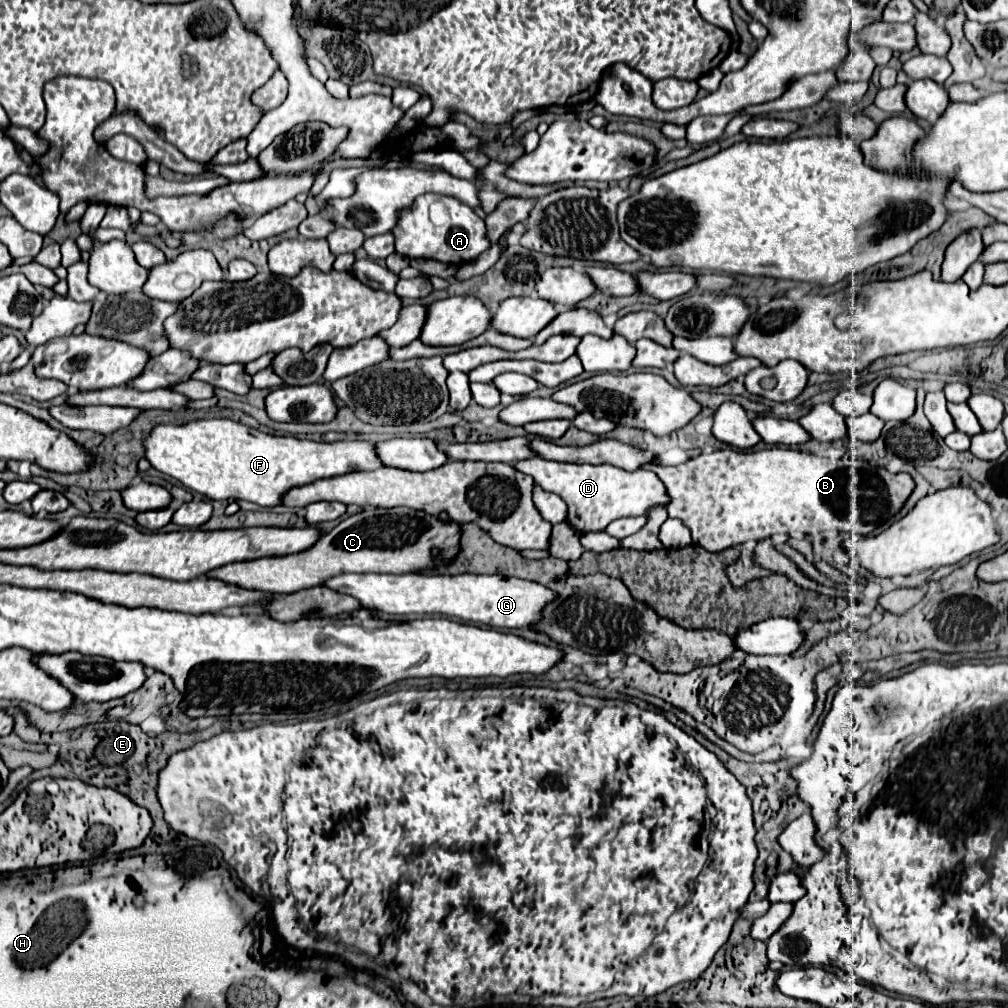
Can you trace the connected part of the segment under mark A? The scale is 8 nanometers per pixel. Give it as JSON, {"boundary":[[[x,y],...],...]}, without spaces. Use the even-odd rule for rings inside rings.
{"boundary":[[[423,194],[415,200],[411,210],[405,210],[393,228],[395,236],[395,250],[407,258],[429,258],[429,260],[439,260],[447,264],[465,264],[475,260],[481,252],[485,252],[491,242],[485,232],[485,222],[483,218],[463,204],[461,200],[455,200],[451,196],[443,194]],[[435,200],[441,200],[449,208],[449,222],[445,226],[435,226],[429,218],[429,208]]]}

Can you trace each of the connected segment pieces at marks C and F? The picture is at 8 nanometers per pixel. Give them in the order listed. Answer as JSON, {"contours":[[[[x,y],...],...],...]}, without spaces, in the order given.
{"contours":[[[[365,508],[363,512],[339,522],[333,530],[323,534],[311,548],[303,552],[291,556],[269,556],[247,562],[233,562],[207,572],[207,578],[217,578],[245,590],[285,596],[309,586],[319,586],[323,580],[345,572],[407,574],[421,568],[431,568],[431,550],[435,548],[441,550],[443,560],[455,556],[459,550],[459,524],[445,524],[437,516],[411,508]]],[[[197,420],[181,426],[173,424],[157,424],[143,440],[145,458],[149,464],[179,480],[183,486],[211,498],[211,500],[249,500],[259,506],[275,506],[281,504],[281,496],[291,490],[293,486],[311,484],[319,478],[331,478],[355,470],[375,470],[383,464],[373,452],[373,444],[369,442],[311,442],[311,440],[299,440],[293,436],[271,436],[265,432],[259,432],[255,428],[243,426],[233,420]]]]}

